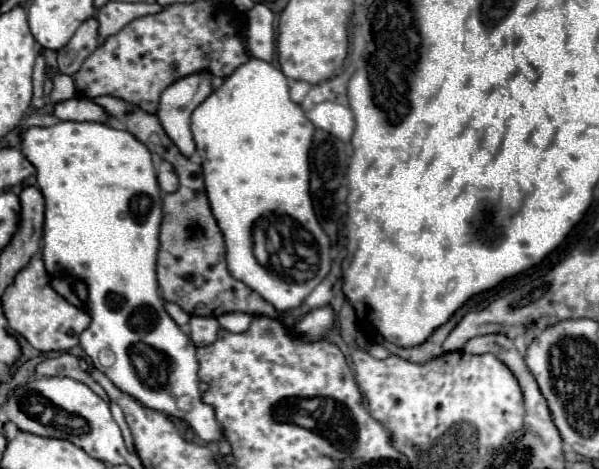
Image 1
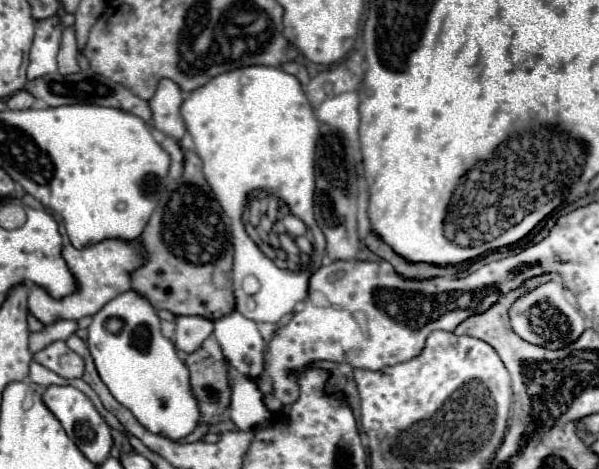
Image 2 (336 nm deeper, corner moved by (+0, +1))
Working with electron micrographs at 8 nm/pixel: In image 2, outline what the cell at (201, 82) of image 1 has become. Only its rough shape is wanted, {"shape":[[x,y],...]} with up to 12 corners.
{"shape":[[161,80],[149,100],[153,126],[175,140],[187,132],[179,112],[183,92]]}

